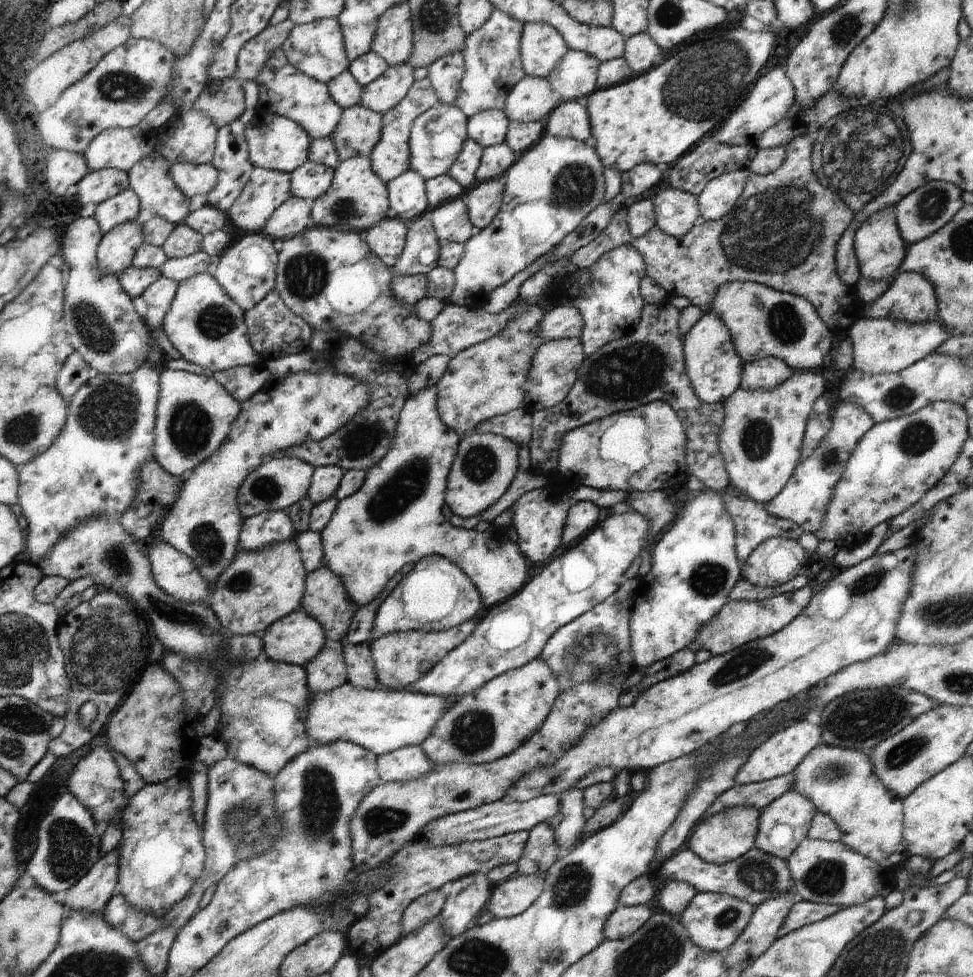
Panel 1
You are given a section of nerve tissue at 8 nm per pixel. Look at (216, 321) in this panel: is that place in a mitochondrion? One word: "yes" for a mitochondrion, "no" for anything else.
yes

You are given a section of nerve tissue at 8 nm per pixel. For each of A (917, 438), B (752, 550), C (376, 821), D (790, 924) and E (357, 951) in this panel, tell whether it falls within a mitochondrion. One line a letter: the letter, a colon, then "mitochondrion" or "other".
A: mitochondrion
B: other
C: mitochondrion
D: other
E: other

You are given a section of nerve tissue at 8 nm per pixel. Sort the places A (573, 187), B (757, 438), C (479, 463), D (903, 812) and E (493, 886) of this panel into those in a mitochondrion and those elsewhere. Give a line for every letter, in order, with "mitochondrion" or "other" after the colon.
A: mitochondrion
B: mitochondrion
C: mitochondrion
D: other
E: other

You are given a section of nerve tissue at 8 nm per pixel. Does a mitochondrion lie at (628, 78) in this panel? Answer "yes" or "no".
no

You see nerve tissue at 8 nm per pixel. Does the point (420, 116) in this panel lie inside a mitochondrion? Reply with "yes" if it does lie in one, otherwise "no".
no

